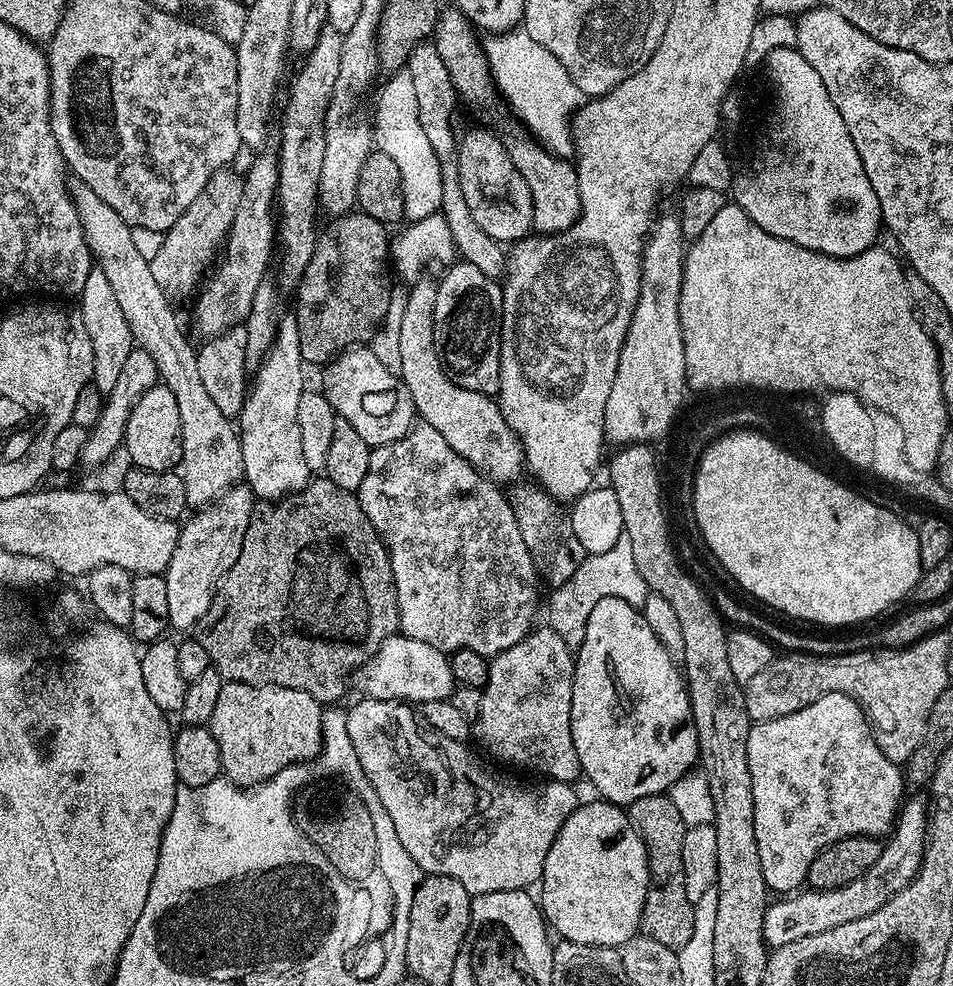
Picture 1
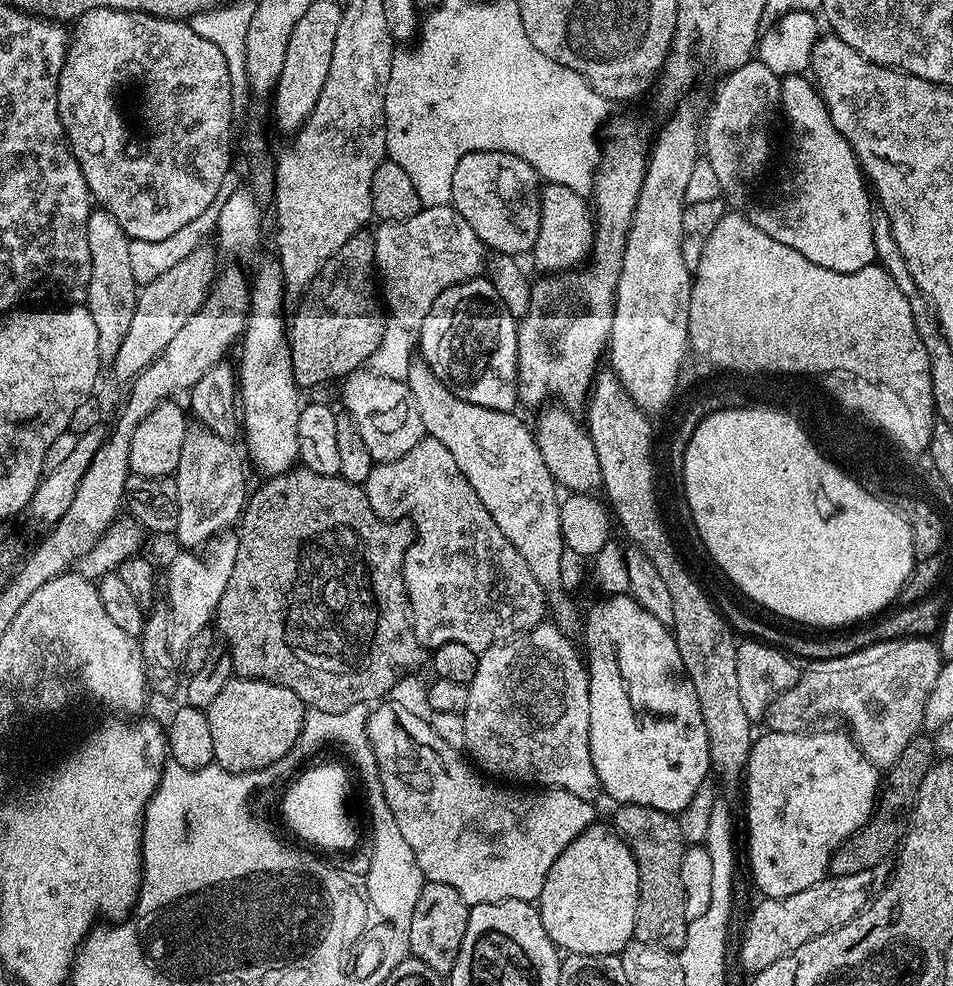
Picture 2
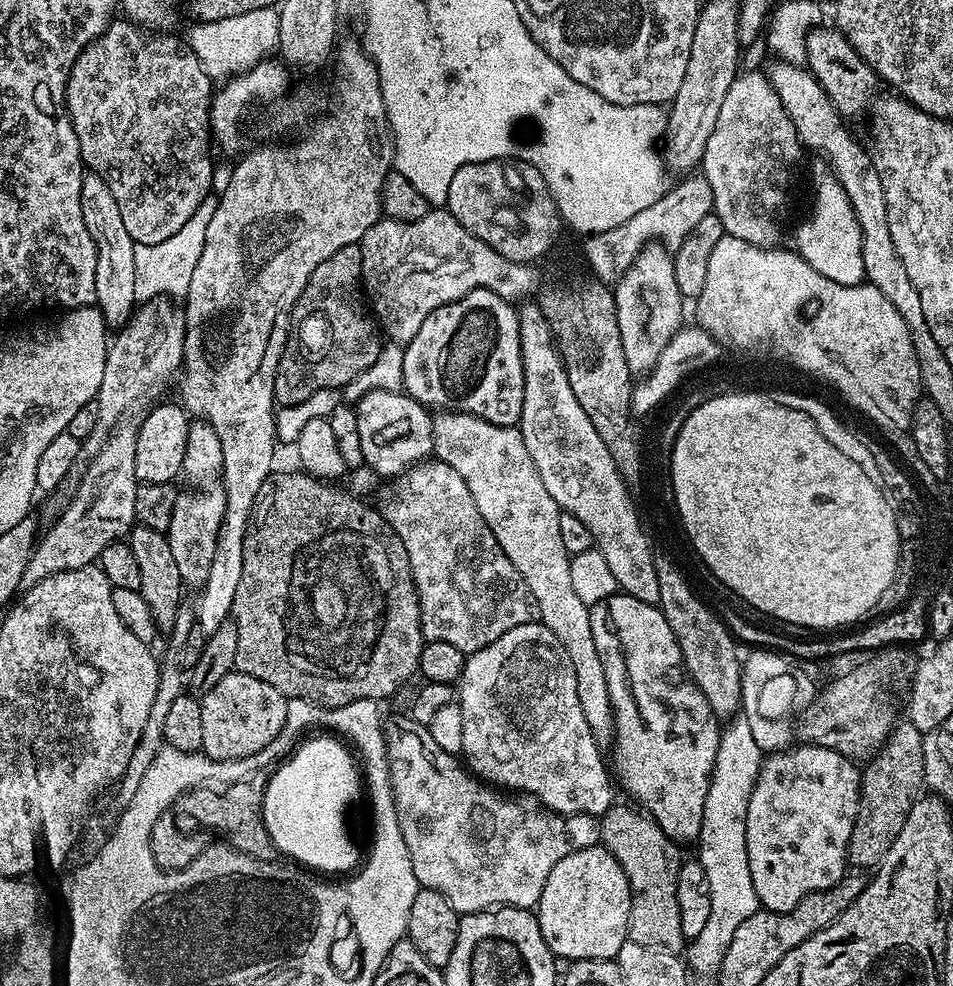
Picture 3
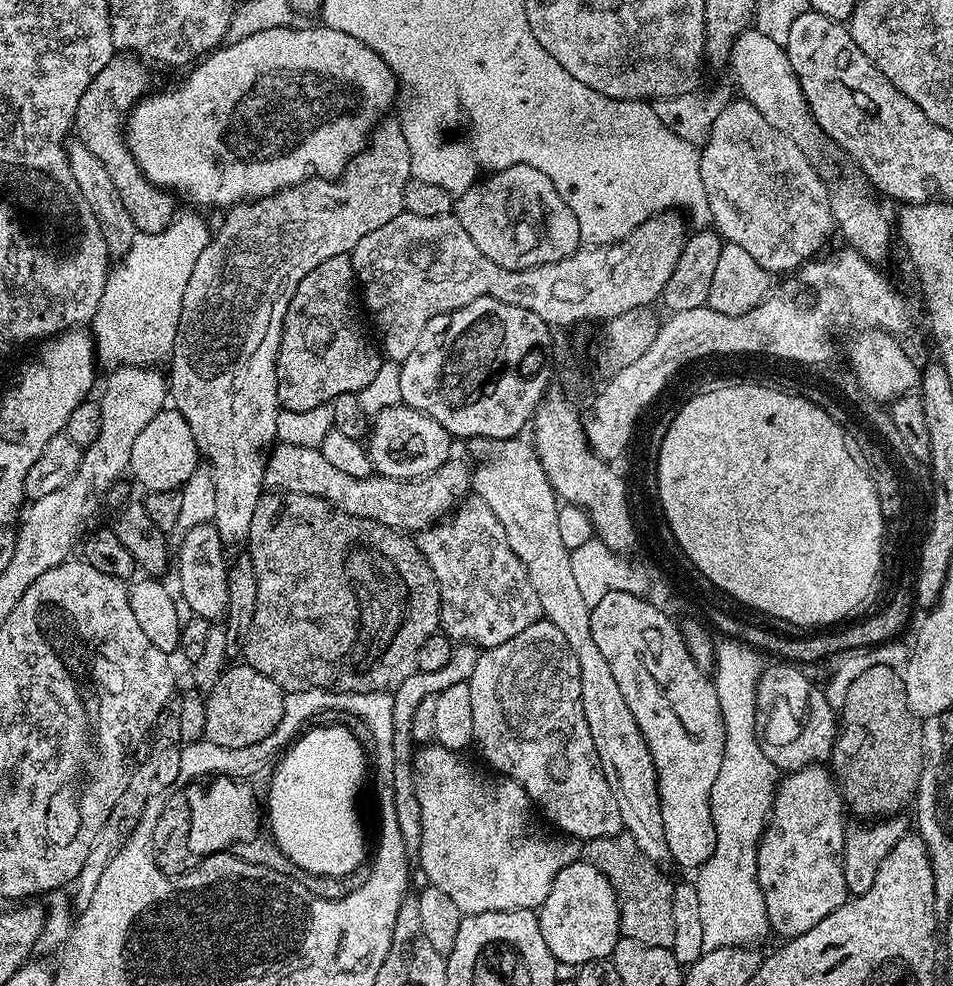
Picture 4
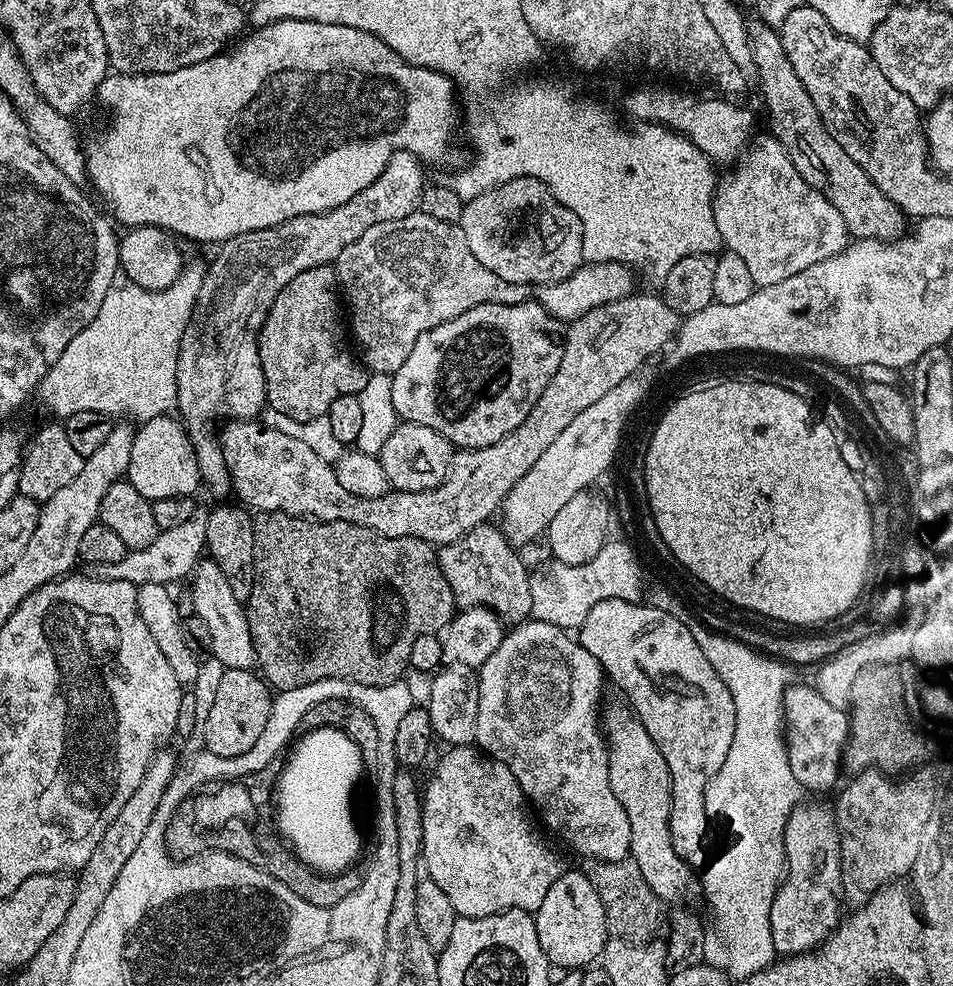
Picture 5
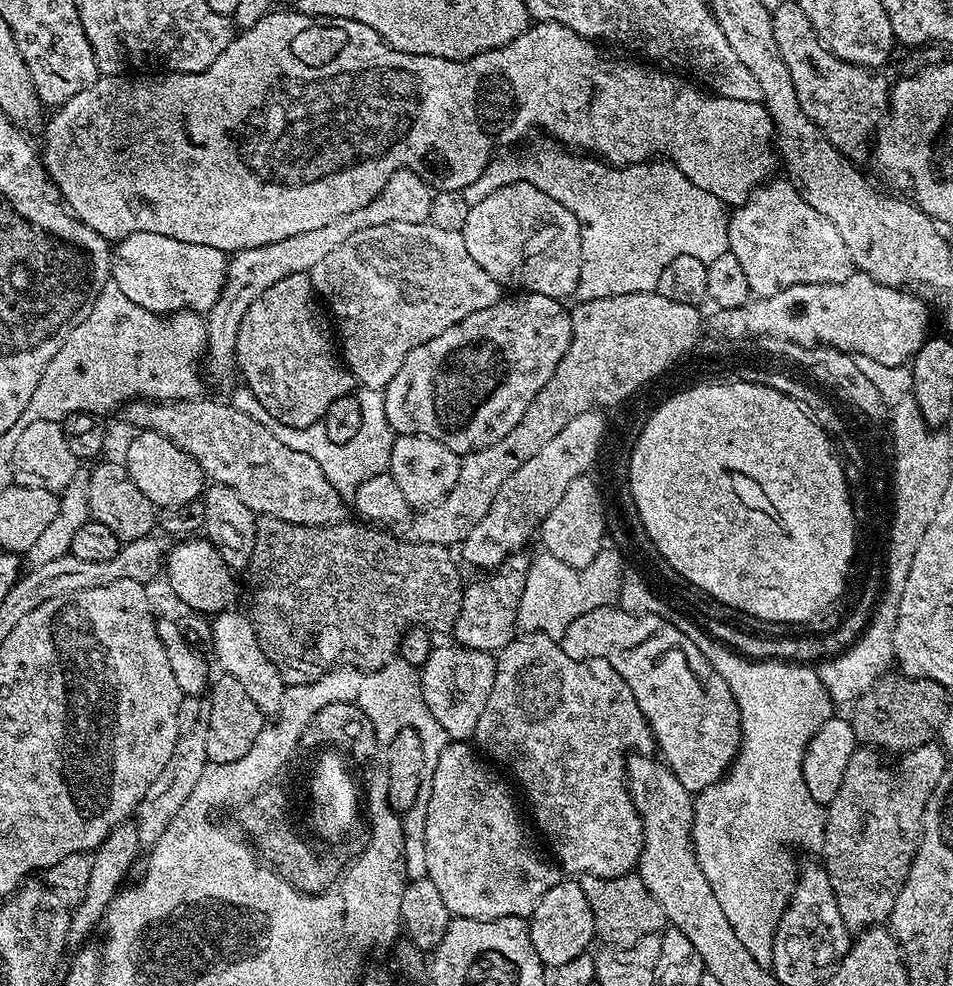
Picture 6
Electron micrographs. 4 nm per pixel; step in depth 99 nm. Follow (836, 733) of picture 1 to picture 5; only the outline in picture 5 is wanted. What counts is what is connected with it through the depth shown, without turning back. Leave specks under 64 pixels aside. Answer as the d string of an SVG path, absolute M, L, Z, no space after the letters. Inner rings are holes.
M801 803L784 827L786 871L770 906L770 934L781 957L797 956L820 947L842 919L840 904L840 847L831 811L816 804Z

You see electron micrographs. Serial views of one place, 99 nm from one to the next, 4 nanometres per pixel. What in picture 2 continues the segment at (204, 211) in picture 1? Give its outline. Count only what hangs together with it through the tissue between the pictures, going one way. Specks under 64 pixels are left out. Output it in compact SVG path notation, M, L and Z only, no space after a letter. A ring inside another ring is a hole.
M207 246L195 248L190 255L182 258L182 262L178 262L178 266L166 270L166 274L158 274L154 282L139 289L134 318L130 322L130 330L126 332L126 342L122 342L122 350L118 350L114 365L118 379L125 382L135 380L139 372L150 367L164 353L166 346L174 342L178 330L182 330L182 326L186 326L186 322L190 322L193 314L202 307L218 272L217 253L213 252Z

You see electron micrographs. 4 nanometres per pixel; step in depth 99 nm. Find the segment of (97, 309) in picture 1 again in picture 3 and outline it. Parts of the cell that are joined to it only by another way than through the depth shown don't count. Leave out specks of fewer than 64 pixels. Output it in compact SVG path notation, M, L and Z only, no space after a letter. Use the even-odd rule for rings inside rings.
M91 174L82 178L82 222L86 222L86 230L90 230L94 238L98 258L98 266L94 270L95 307L100 309L109 329L119 330L132 319L138 308L134 288L134 250L137 245L122 222L122 214L118 210L118 202L114 202L114 194L110 194L102 178Z

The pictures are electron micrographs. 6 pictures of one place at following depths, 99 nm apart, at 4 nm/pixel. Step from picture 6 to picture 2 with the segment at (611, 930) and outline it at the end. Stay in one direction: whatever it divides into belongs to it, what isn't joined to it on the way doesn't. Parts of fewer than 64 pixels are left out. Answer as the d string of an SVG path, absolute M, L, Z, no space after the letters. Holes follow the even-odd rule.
M622 804L615 810L615 831L628 843L638 866L635 939L679 953L690 934L690 921L686 918L686 890L682 890L682 854L686 843L677 817L637 804Z

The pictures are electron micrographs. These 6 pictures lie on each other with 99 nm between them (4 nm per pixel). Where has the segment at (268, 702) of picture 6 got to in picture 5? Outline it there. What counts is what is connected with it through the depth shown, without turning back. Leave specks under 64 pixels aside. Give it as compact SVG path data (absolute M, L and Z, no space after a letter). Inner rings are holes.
M201 558L192 570L190 585L192 584L191 611L206 627L210 629L210 642L208 648L211 655L224 664L225 668L255 669L256 651L254 642L250 638L250 626L245 605L234 598L230 590L230 582L226 582L226 574L218 570L218 566L211 558Z

